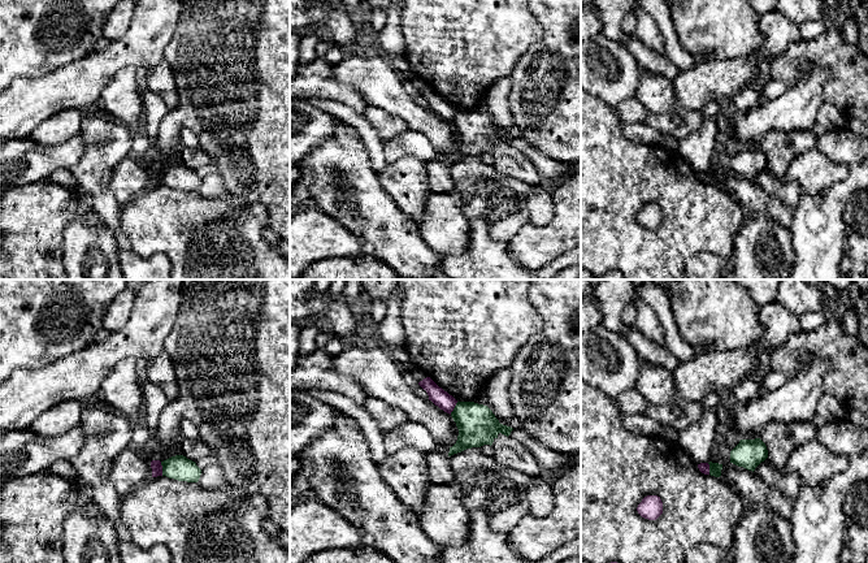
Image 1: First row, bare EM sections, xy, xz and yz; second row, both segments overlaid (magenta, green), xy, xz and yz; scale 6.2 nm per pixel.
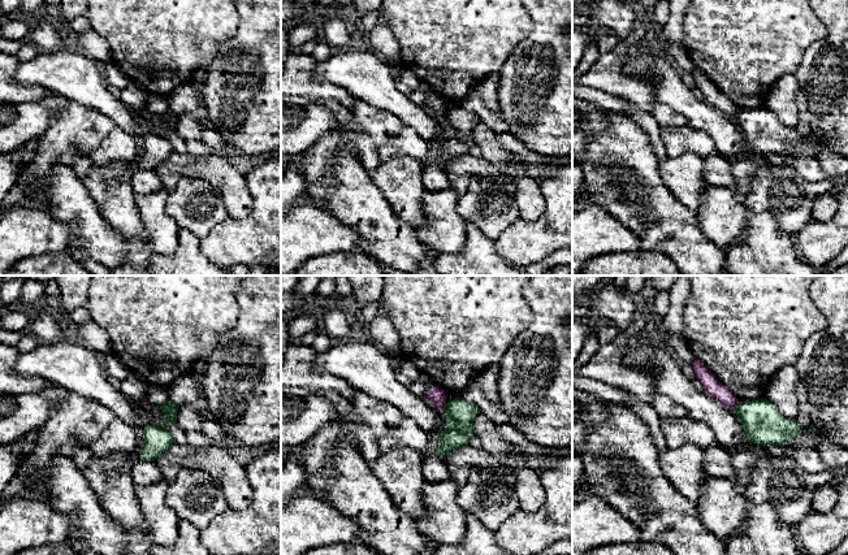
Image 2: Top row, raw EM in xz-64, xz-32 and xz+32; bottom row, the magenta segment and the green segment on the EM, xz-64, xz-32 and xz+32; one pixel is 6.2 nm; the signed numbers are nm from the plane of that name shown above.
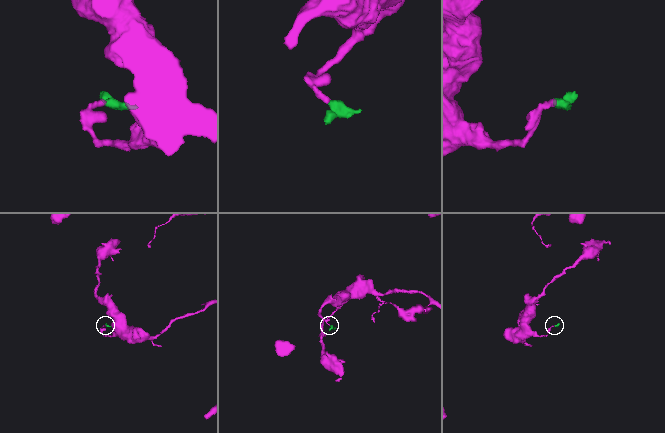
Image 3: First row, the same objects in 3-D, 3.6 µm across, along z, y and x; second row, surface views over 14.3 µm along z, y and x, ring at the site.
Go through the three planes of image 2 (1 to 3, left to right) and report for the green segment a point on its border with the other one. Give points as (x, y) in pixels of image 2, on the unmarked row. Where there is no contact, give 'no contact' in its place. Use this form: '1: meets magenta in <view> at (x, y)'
1: no contact
2: meets magenta in xz-32 at (444, 113)
3: meets magenta in xz+32 at (735, 115)

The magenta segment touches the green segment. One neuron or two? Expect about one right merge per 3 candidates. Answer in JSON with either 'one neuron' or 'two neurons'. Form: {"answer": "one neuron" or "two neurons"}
{"answer": "two neurons"}

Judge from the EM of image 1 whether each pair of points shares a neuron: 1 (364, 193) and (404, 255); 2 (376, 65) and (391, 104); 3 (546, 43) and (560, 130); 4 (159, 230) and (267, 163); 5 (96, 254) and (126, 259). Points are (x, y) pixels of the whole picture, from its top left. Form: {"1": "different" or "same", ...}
{"1": "same", "2": "same", "3": "same", "4": "different", "5": "different"}

